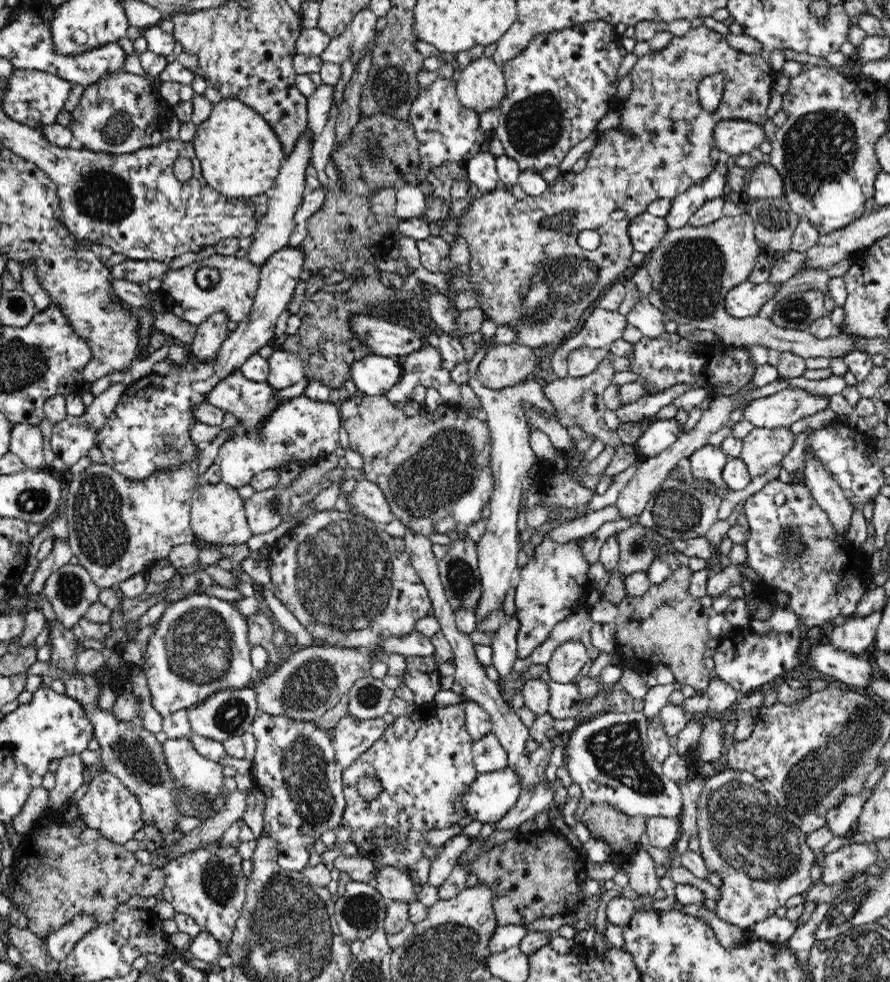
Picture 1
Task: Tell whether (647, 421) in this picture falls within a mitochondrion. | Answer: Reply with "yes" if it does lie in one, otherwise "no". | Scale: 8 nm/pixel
no

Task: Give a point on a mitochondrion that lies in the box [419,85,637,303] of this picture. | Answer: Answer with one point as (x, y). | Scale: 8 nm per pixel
(534, 125)

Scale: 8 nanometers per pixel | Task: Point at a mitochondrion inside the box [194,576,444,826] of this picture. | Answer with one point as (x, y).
(302, 761)

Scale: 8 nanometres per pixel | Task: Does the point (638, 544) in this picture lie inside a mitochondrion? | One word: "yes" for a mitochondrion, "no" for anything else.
yes

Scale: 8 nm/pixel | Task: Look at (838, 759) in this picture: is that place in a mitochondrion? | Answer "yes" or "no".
yes

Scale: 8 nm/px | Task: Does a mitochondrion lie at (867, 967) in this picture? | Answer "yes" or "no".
yes

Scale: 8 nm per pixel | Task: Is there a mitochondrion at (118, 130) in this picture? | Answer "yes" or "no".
yes

